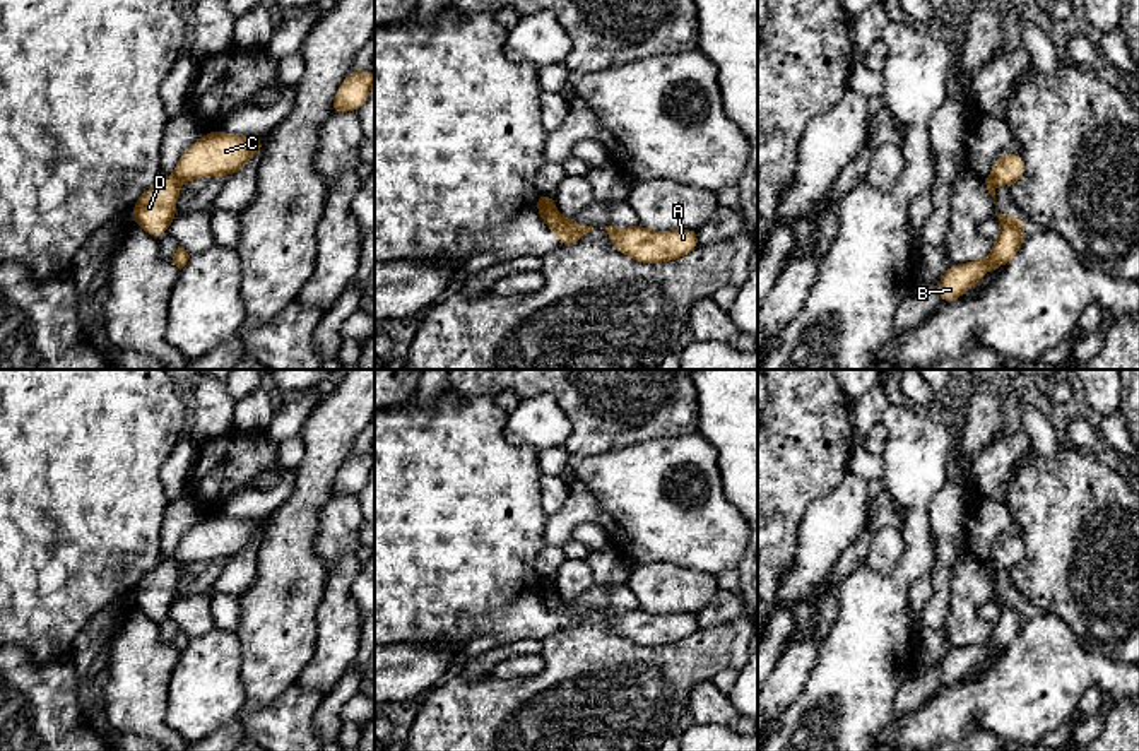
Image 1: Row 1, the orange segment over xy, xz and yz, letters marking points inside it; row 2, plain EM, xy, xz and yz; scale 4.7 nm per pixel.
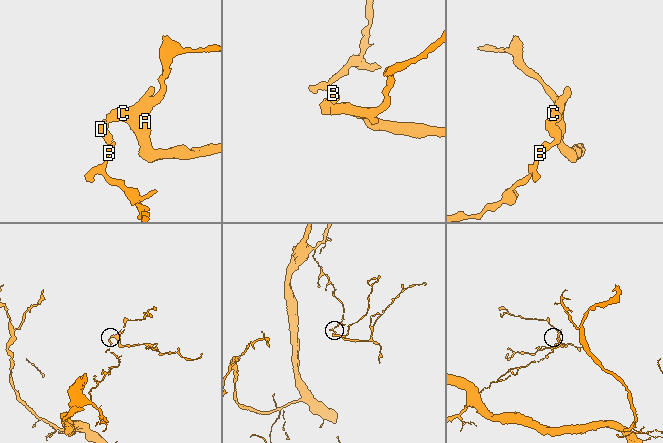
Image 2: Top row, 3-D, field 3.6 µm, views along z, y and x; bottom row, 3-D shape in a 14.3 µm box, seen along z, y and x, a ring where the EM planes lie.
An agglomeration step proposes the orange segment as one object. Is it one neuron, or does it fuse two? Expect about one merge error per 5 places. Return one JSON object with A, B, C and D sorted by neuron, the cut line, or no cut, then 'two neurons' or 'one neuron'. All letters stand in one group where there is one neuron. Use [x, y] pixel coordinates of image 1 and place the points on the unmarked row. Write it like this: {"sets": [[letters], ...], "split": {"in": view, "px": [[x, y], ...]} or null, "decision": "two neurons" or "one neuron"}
{"sets": [["A", "C"], ["B", "D"]], "split": {"in": "xz", "px": [[563, 603], [551, 609]]}, "decision": "two neurons"}

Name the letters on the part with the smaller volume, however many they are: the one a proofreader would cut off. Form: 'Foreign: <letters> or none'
Foreign: A, C

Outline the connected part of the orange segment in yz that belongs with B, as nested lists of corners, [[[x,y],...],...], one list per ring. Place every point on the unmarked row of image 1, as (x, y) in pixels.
[[[995,594],[995,599],[1000,604],[1000,618],[994,626],[992,636],[985,643],[949,648],[942,662],[937,665],[941,674],[939,686],[958,683],[992,650],[1002,650],[1016,640],[1026,609],[1014,597],[999,597]]]

